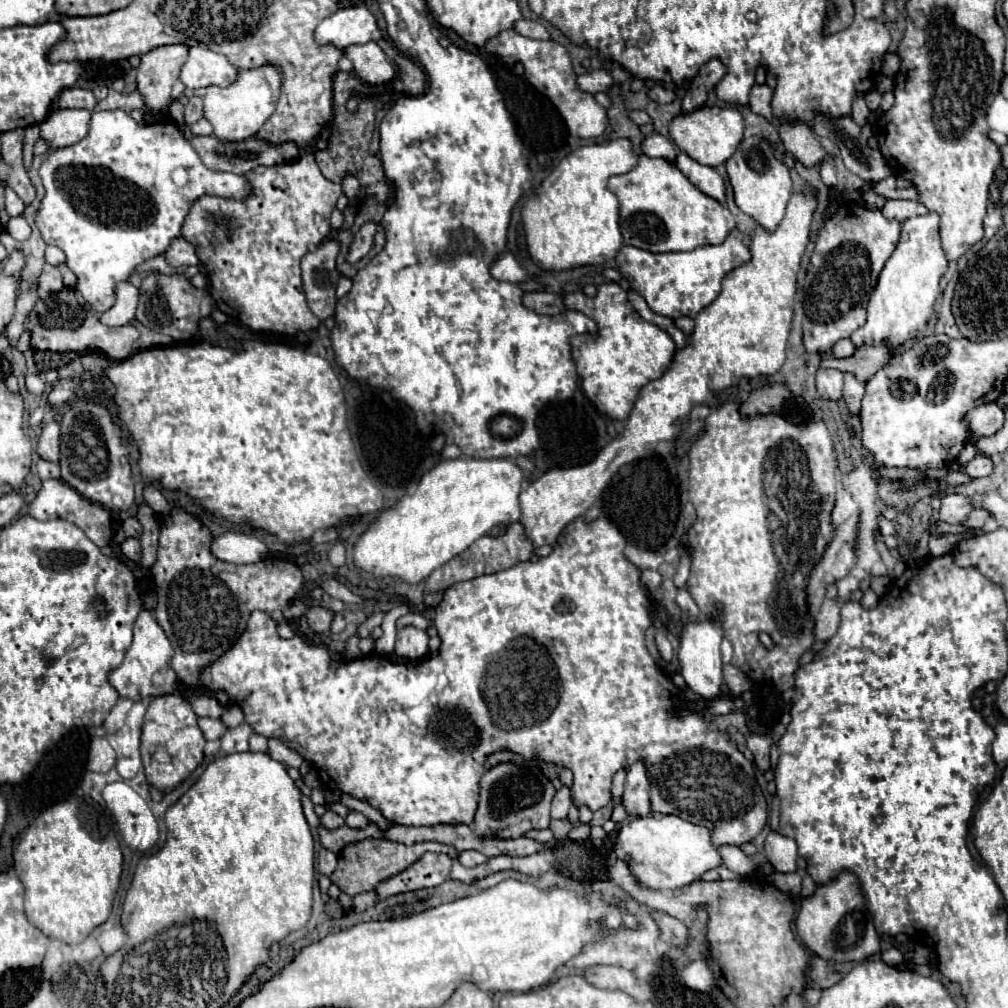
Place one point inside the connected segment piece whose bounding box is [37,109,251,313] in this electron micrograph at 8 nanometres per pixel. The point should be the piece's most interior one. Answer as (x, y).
(117, 198)

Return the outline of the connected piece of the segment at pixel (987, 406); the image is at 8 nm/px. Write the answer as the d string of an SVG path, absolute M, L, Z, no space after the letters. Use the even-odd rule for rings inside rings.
M983 403L971 409L971 413L963 417L963 423L971 433L971 441L977 441L979 437L991 437L1003 427L1003 411L997 403Z

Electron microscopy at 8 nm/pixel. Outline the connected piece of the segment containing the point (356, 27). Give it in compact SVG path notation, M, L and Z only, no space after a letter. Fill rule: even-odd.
M347 7L339 9L325 21L321 21L315 29L317 45L335 45L337 49L345 49L349 45L367 43L377 35L377 21L367 7Z

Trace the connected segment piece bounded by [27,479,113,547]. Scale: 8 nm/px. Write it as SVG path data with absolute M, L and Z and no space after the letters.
M49 479L43 481L39 493L35 495L35 499L27 505L29 515L39 519L39 521L47 521L47 519L65 519L75 523L79 529L83 529L83 533L97 545L97 547L105 547L111 543L111 535L113 535L113 527L111 527L111 513L107 509L103 509L97 503L91 503L89 499L81 497L75 489L71 489L67 483L63 483L61 479Z

